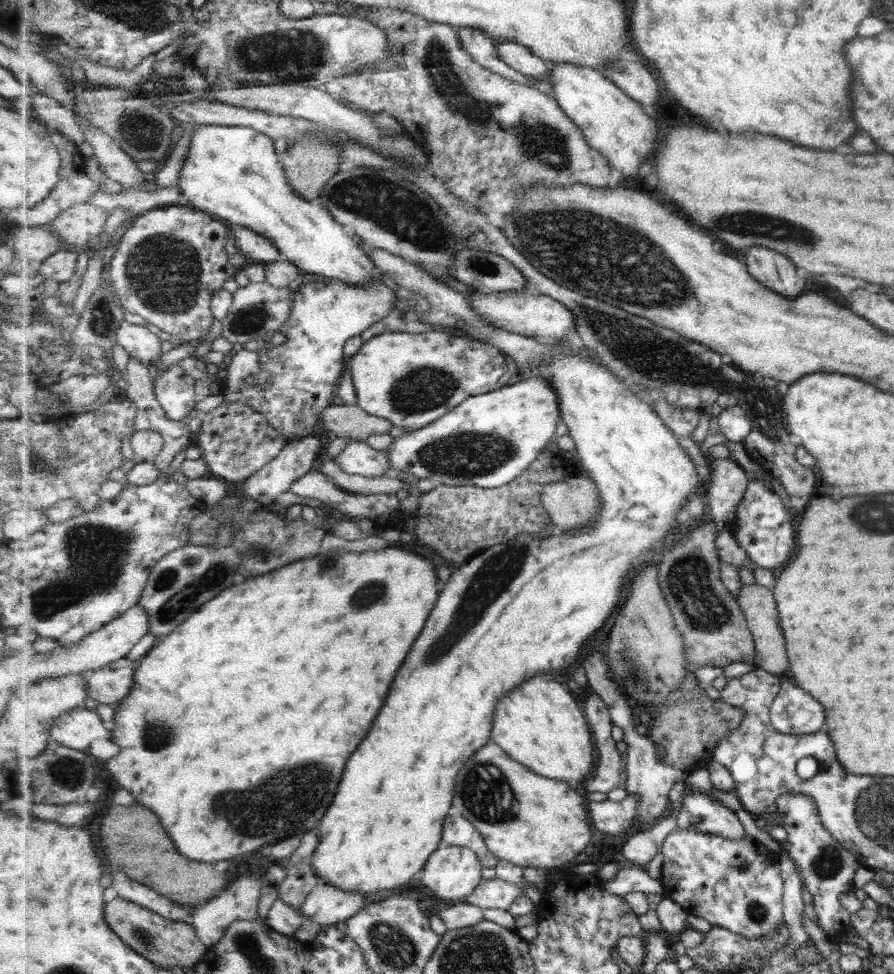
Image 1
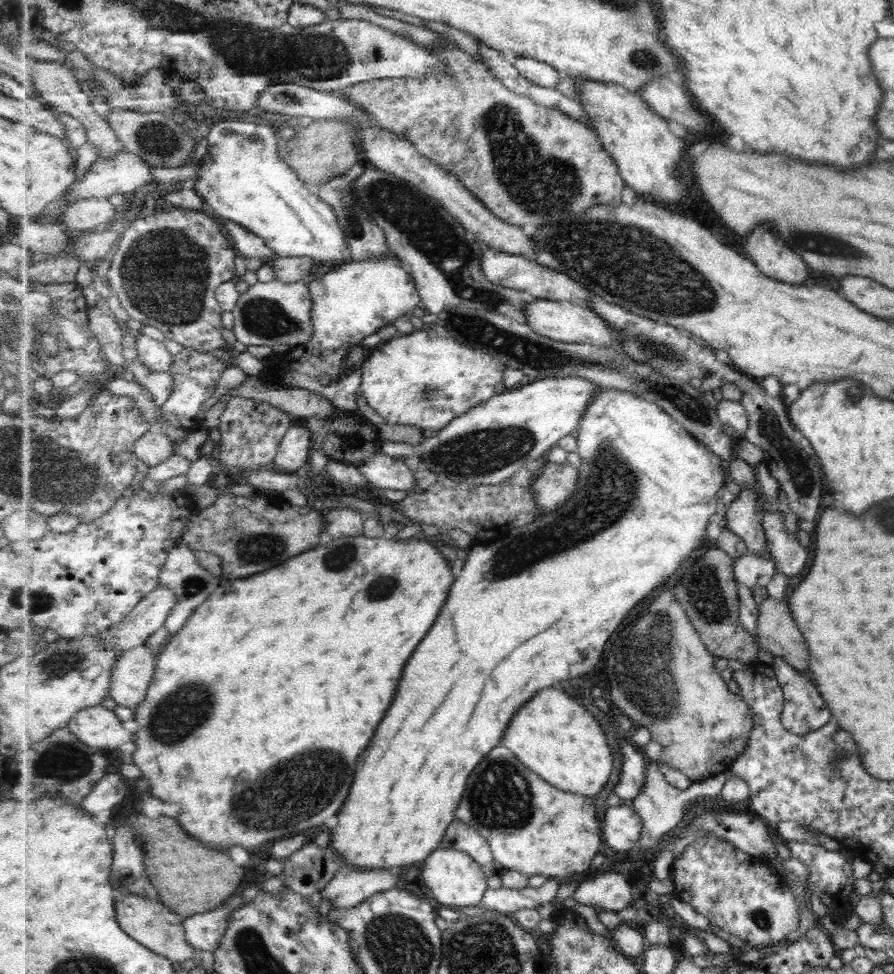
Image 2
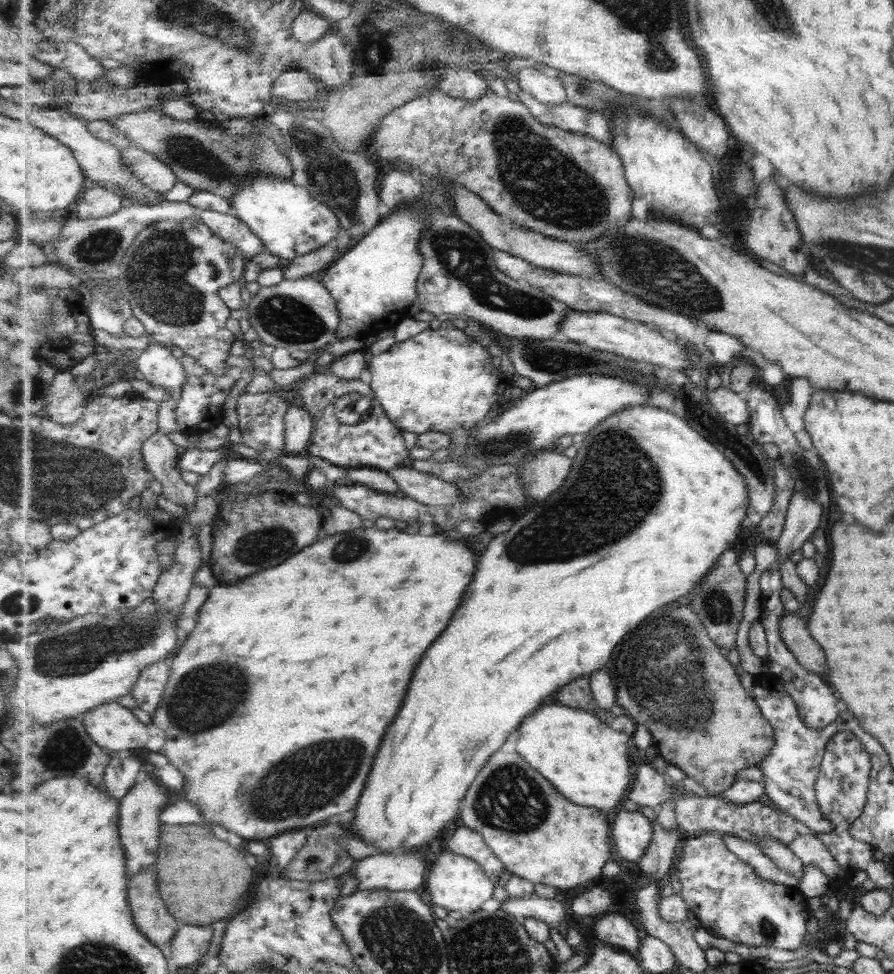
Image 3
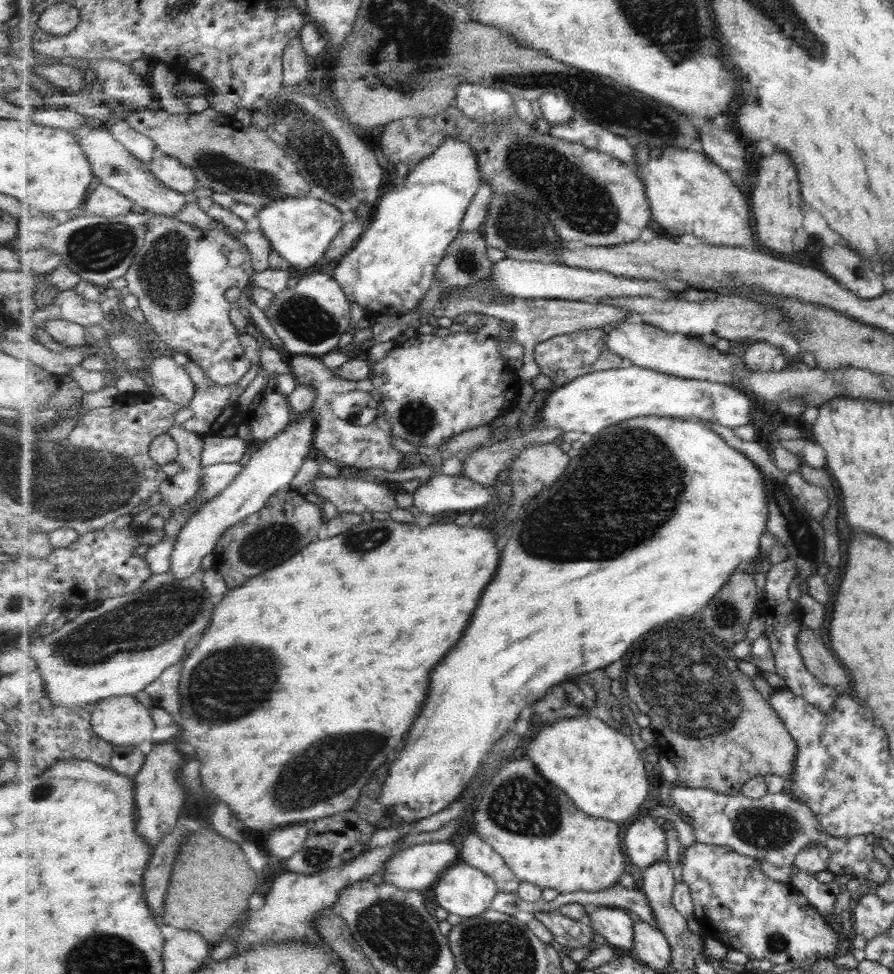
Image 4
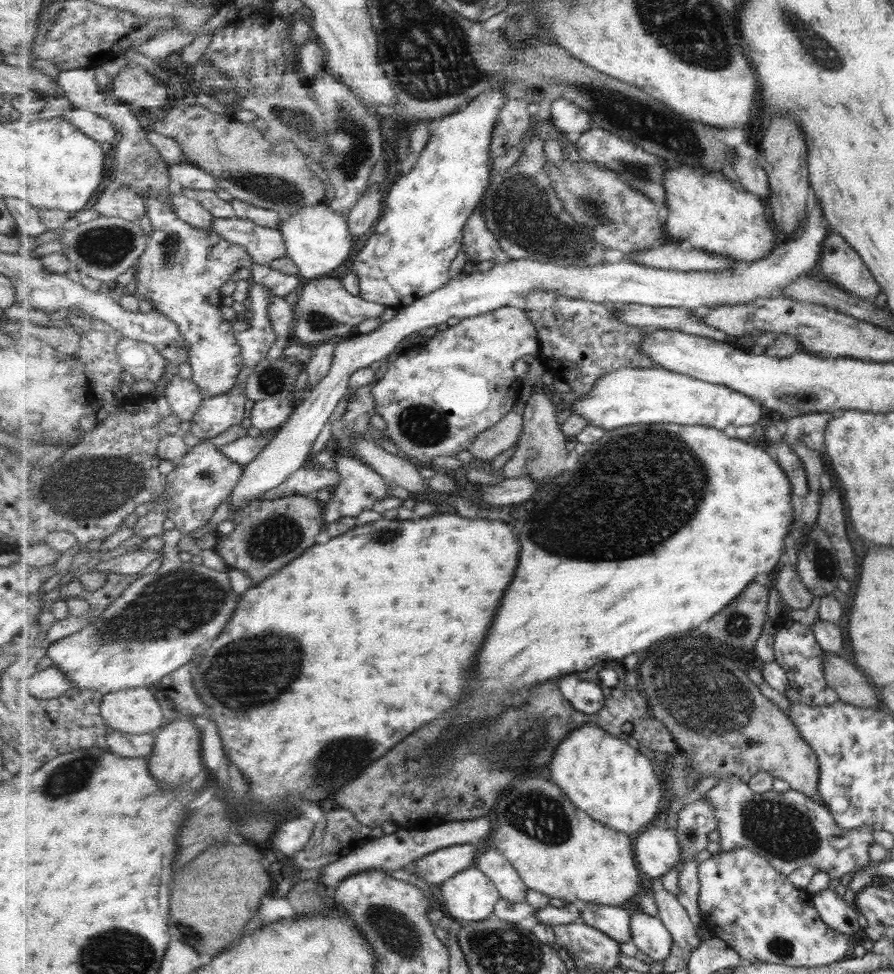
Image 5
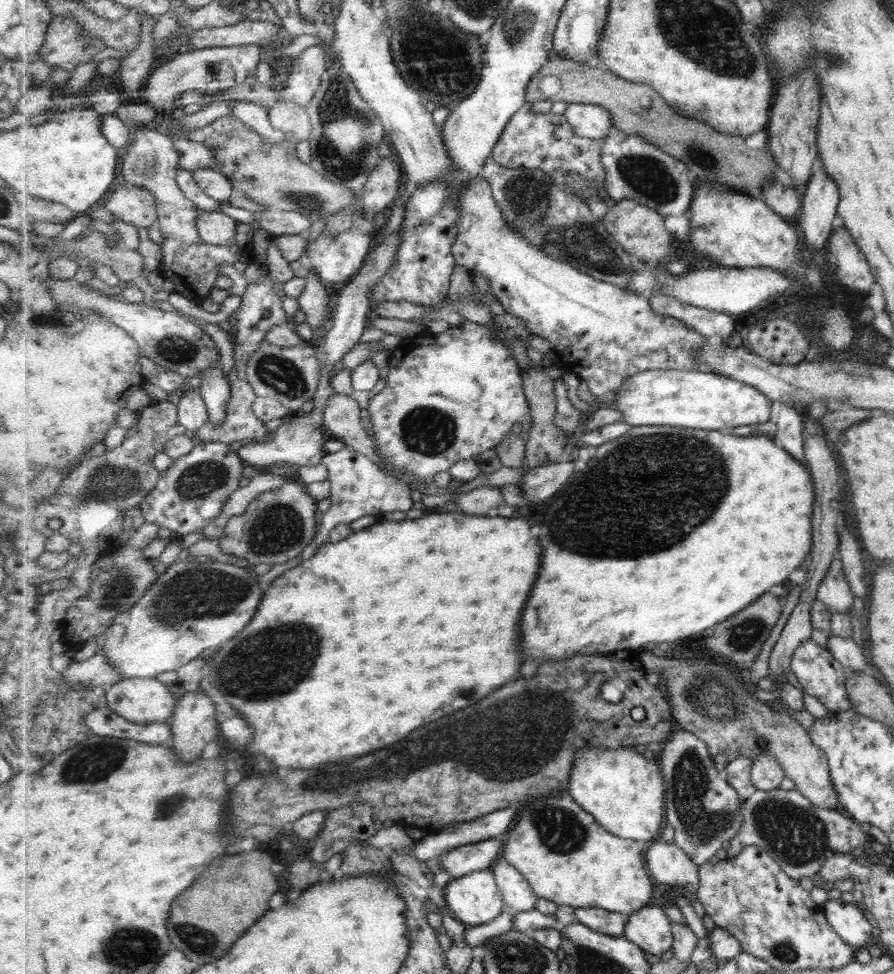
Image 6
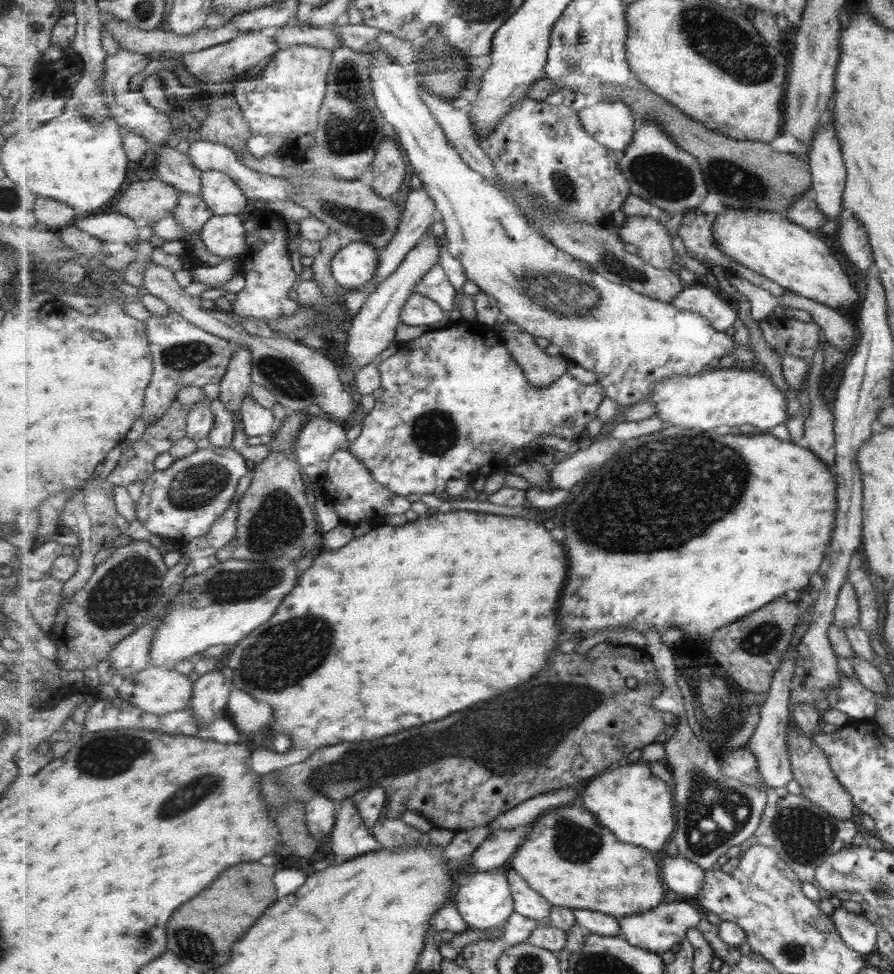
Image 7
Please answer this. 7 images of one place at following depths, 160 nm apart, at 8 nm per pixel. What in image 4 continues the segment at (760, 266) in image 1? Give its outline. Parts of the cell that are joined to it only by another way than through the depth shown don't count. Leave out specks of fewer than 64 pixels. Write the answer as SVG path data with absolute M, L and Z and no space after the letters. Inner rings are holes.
M777 148L770 157L763 157L757 174L758 183L750 200L757 242L779 254L799 256L799 253L803 252L803 248L807 246L809 233L804 227L805 213L801 208L802 183L794 160L791 160L784 150Z

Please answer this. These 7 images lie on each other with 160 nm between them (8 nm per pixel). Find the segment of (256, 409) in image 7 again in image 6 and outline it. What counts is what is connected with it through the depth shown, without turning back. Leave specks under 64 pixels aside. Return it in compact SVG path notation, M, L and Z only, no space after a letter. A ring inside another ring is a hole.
M235 361L232 369L228 373L228 378L232 384L232 395L227 405L227 416L225 422L219 426L210 420L207 421L205 426L195 431L194 439L197 443L209 443L209 442L223 442L231 444L231 442L240 441L246 443L251 438L257 438L257 440L265 440L270 436L265 421L261 421L260 418L254 413L253 403L256 401L257 388L253 384L248 374L247 361Z

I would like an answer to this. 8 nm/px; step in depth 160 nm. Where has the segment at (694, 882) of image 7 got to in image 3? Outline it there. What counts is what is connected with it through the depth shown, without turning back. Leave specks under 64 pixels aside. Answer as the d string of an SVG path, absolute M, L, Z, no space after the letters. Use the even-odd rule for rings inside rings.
M620 809L612 820L612 835L620 856L626 860L639 862L651 844L654 828L647 816L639 811Z

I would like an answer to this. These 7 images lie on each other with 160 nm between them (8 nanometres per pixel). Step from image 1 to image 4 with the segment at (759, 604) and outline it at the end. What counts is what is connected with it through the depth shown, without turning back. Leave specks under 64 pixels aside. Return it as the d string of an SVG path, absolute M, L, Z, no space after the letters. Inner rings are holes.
M803 624L799 633L798 649L809 672L823 684L834 688L838 694L849 694L849 676L837 664L833 654L823 646L819 635Z

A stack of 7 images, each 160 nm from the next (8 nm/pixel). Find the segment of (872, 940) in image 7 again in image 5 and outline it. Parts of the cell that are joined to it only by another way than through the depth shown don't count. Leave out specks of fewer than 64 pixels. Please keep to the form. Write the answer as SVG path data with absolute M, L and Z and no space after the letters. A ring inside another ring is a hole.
M825 887L814 896L814 905L819 916L831 930L849 937L861 930L862 920L853 905L847 905L840 895Z

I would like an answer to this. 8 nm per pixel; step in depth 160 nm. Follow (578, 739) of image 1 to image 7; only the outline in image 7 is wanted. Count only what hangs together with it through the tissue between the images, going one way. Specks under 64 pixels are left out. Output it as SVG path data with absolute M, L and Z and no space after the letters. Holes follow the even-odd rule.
M641 762L615 764L609 770L587 781L582 792L582 804L625 843L639 845L657 856L664 854L677 828L674 817L674 791Z

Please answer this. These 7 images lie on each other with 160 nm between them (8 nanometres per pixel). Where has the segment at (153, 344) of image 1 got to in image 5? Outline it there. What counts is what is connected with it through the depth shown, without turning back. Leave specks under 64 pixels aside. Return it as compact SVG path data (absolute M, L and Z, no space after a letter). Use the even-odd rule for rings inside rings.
M179 375L171 376L166 384L164 394L170 401L170 405L178 417L191 422L199 412L203 401L207 397L205 392L196 382L191 379L181 378Z

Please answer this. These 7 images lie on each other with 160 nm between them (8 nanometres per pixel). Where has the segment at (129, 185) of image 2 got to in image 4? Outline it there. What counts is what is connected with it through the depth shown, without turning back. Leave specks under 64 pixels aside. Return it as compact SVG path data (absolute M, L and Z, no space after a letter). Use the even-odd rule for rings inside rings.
M155 149L152 159L148 162L155 176L165 185L181 193L192 192L193 188L200 186L192 168L180 160Z

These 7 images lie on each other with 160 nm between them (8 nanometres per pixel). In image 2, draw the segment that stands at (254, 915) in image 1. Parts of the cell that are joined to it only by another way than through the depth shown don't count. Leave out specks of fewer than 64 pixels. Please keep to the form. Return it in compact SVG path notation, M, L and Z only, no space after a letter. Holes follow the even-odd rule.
M226 903L214 911L202 912L184 919L187 941L198 952L212 953L219 949L226 934L233 906Z

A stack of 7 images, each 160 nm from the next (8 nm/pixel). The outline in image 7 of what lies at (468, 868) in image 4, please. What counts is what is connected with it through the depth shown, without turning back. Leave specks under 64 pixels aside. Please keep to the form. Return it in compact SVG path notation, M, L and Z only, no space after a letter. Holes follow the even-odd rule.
M499 870L472 873L467 884L459 885L452 904L459 909L471 929L482 931L505 928L510 916L515 912L510 879L507 875L499 873Z

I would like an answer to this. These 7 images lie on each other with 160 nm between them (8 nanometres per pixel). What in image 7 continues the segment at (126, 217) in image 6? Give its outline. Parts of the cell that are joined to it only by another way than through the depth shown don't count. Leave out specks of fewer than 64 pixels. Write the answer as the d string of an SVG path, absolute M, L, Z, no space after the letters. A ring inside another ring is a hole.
M159 178L131 183L117 197L117 212L132 218L140 226L153 226L172 216L181 192Z

